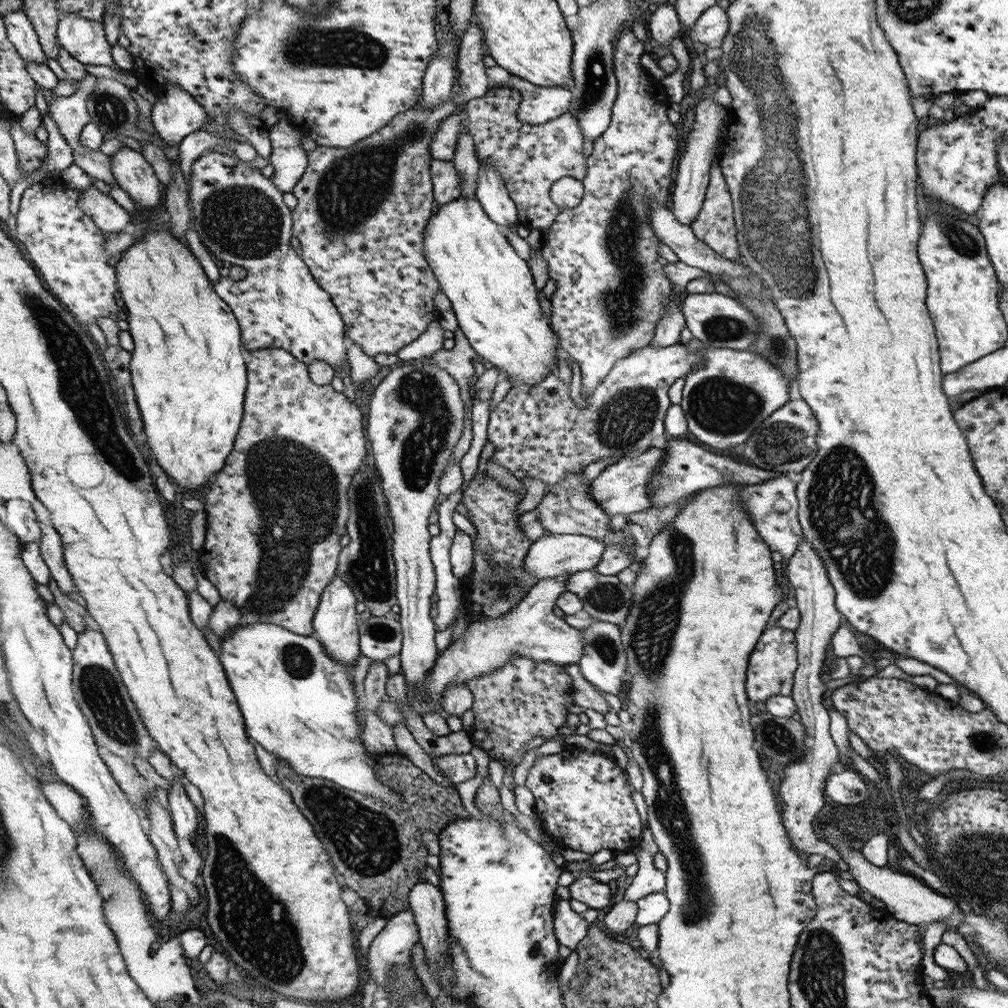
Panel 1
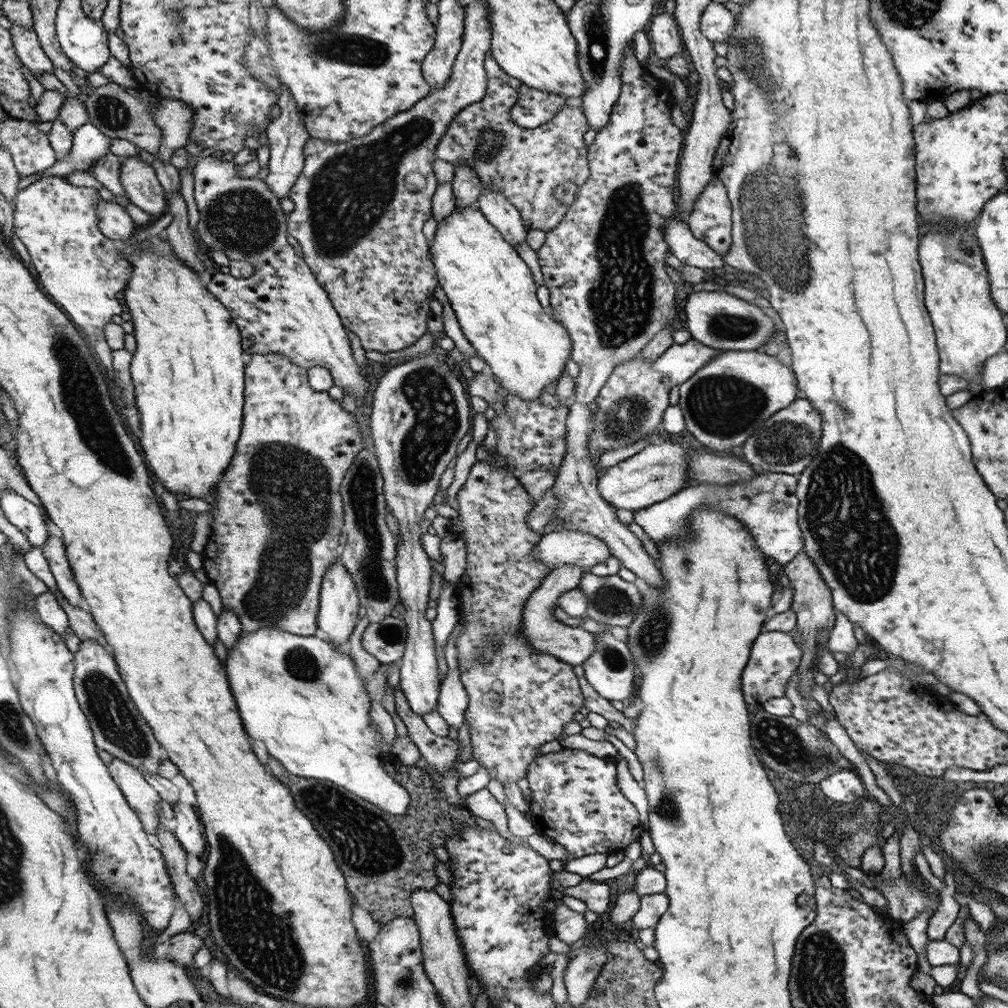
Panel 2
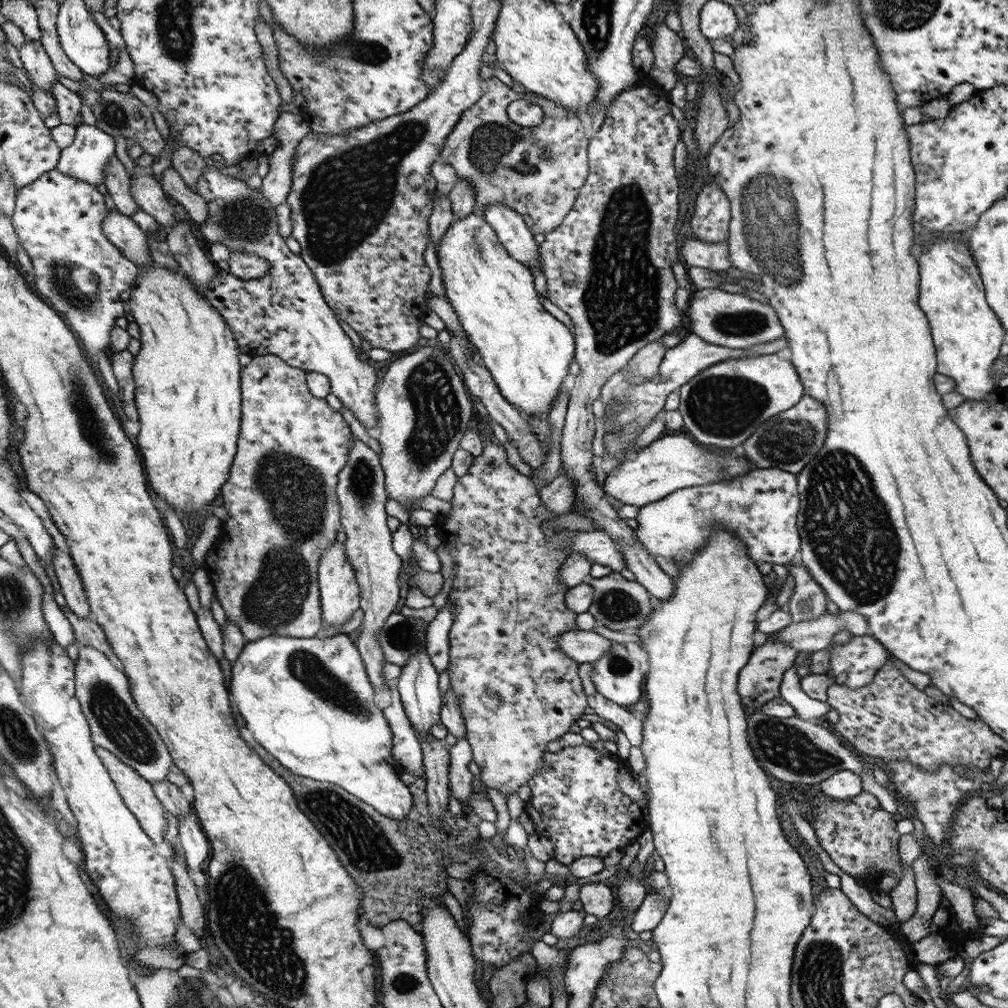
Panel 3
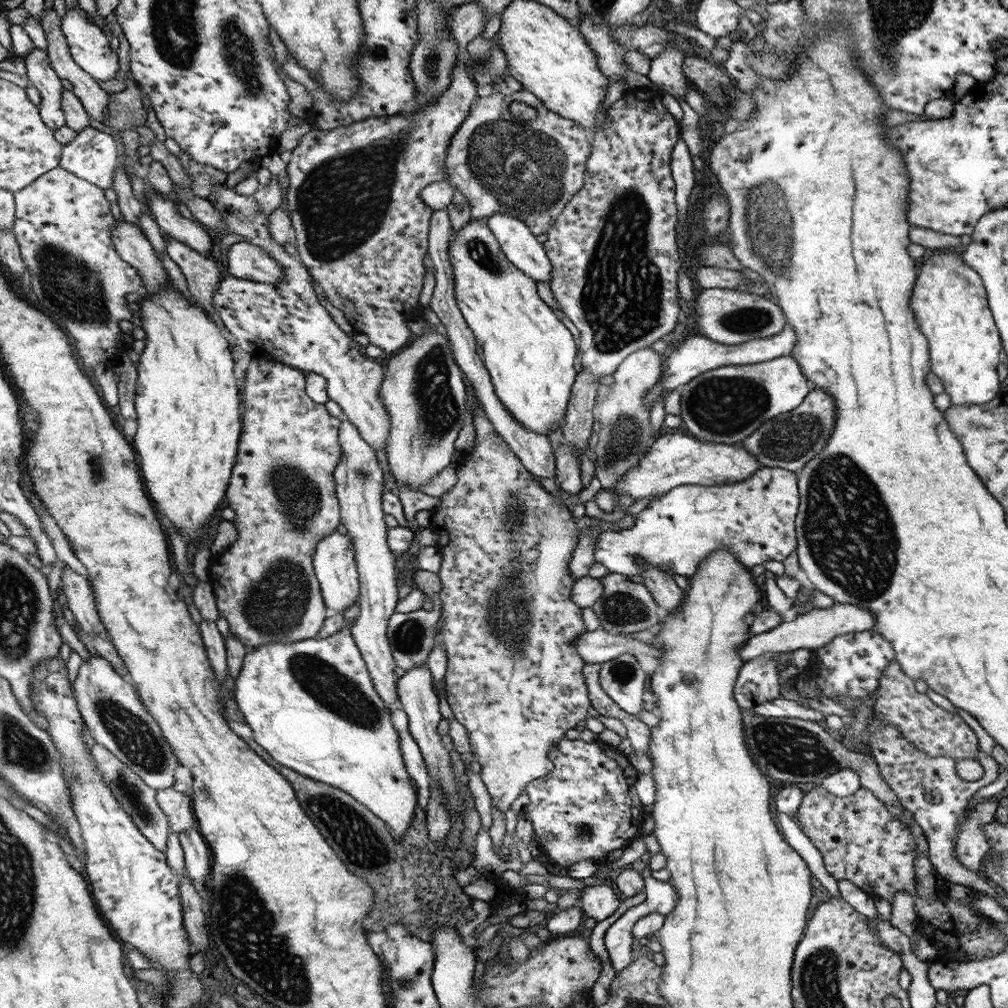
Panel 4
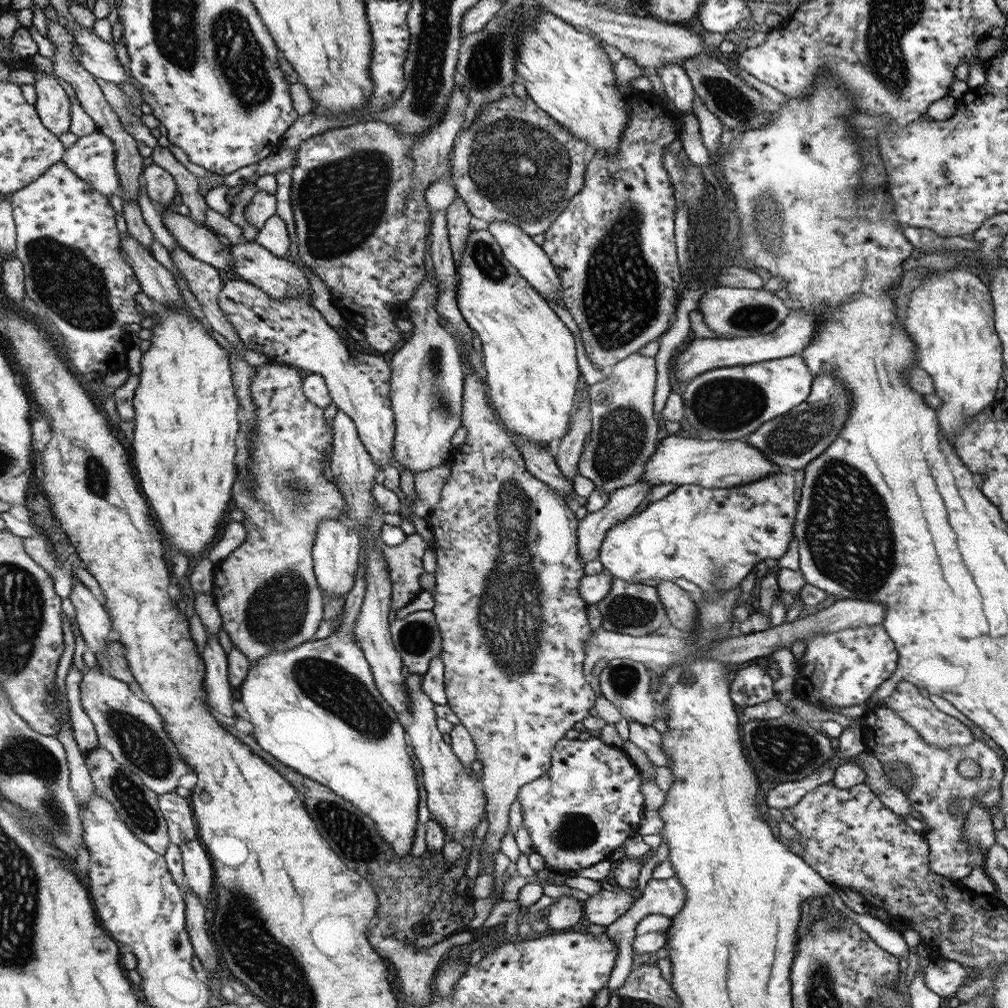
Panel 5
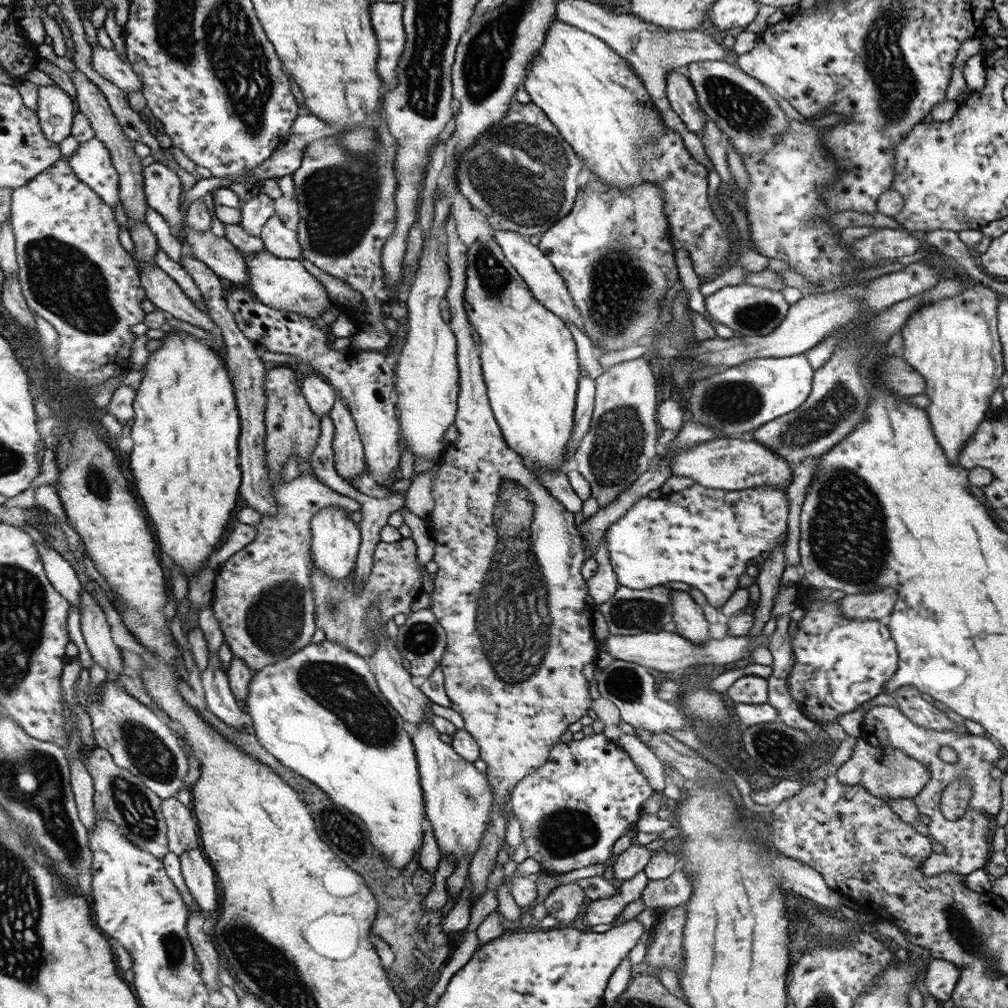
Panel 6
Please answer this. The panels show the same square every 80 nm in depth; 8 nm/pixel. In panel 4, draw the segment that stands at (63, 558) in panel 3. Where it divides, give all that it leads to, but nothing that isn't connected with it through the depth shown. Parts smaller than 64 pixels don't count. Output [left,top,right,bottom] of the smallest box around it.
[60,567,104,635]

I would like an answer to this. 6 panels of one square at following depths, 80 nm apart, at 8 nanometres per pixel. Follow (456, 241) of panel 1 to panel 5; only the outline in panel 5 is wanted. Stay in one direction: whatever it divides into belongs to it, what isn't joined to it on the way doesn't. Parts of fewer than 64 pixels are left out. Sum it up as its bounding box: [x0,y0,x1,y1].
[457,230,580,445]

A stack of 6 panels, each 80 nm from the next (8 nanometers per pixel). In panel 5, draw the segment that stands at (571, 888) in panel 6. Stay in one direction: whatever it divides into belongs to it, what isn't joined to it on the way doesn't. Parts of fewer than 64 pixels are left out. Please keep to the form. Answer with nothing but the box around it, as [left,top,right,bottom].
[544,895,583,931]

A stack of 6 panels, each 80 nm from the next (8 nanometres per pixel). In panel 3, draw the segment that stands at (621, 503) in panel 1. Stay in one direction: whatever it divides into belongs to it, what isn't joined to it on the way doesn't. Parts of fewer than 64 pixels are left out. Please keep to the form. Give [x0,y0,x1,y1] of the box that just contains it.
[601,434,749,509]

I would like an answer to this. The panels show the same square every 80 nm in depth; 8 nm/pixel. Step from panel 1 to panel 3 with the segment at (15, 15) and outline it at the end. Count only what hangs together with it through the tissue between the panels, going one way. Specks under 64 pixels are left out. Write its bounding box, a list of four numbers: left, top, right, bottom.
[17,39,60,93]

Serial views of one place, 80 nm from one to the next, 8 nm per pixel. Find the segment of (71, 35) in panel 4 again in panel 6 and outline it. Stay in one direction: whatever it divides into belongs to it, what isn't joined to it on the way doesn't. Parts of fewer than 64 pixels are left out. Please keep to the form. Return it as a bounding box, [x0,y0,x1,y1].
[92,45,142,94]

